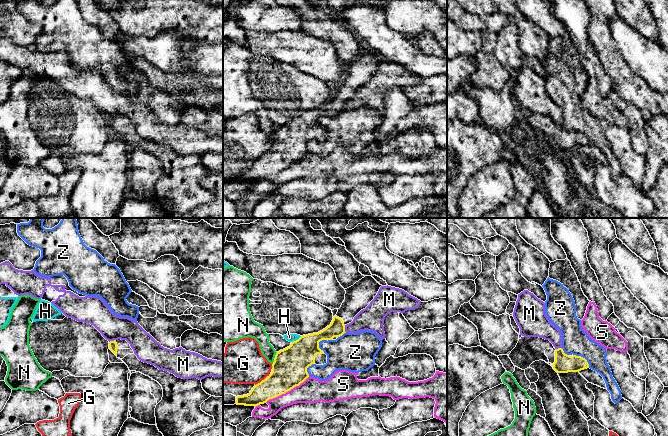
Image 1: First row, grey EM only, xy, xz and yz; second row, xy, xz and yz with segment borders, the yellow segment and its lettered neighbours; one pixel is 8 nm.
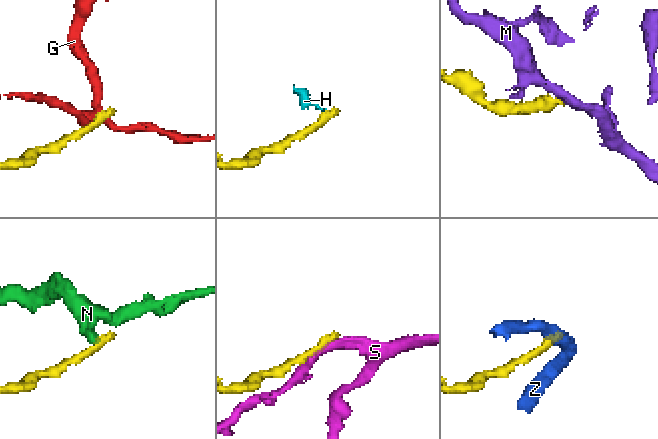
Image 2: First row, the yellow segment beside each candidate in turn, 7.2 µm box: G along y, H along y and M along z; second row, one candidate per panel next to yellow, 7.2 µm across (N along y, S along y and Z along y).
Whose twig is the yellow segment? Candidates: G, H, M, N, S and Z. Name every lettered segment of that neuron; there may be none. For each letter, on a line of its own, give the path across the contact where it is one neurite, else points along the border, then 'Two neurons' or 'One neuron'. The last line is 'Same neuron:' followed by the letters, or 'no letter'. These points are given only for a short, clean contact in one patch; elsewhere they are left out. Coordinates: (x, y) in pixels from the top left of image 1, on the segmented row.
G: Two neurons
H: Boundary: xz (301, 336), (291, 342). Two neurons
M: Boundary: xz (344, 325), (345, 332). Two neurons
N: Boundary: xz (277, 352), (272, 364). Two neurons
S: Two neurons
Z: Two neurons
Same neuron: no letter

